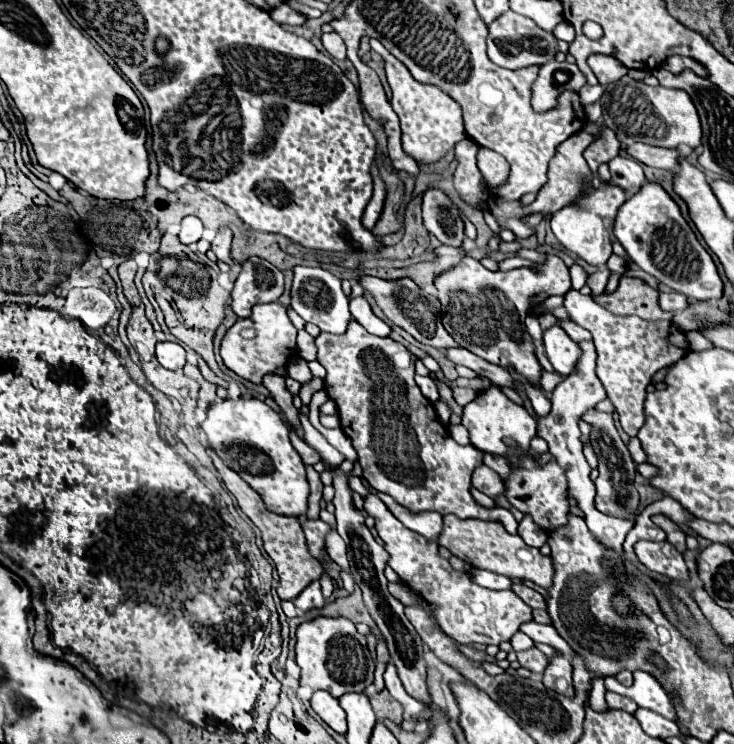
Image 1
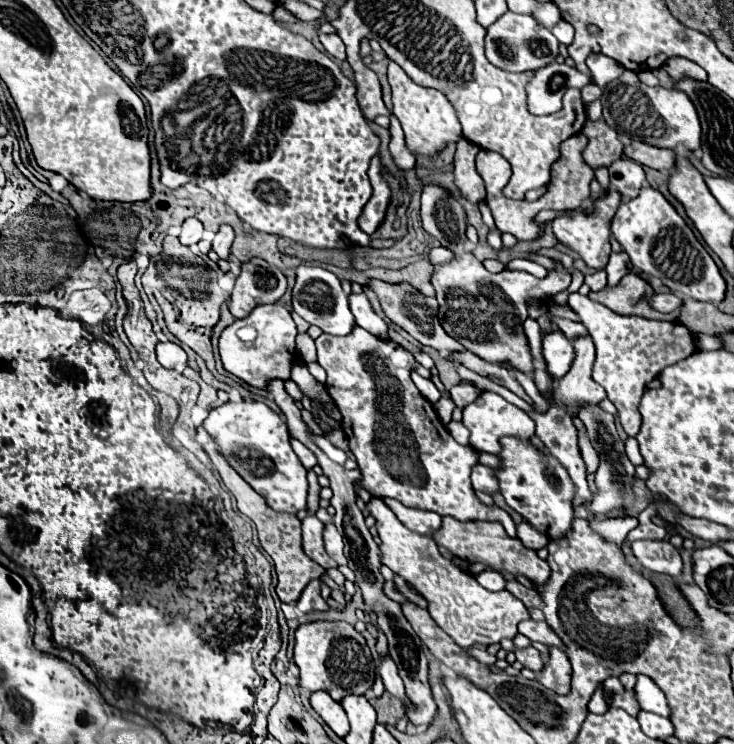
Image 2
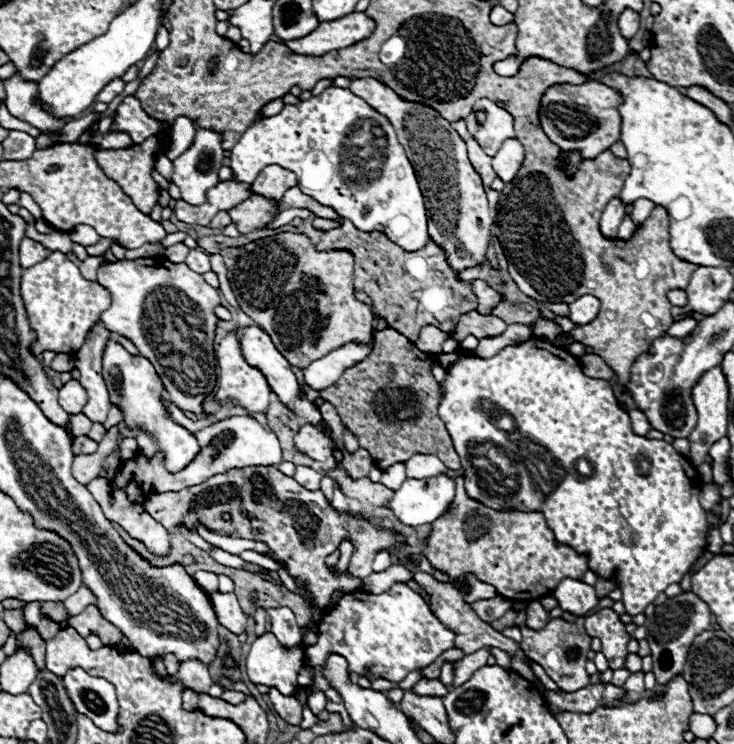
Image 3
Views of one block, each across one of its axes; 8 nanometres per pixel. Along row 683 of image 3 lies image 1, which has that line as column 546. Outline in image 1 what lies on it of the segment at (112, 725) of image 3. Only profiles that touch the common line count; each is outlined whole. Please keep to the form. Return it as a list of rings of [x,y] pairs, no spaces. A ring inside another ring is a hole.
[[[550,60],[550,64],[544,64],[540,68],[538,80],[534,82],[534,96],[532,104],[534,110],[548,110],[556,106],[556,96],[564,90],[578,92],[586,84],[584,74],[578,70],[576,64],[570,62],[556,62]]]

